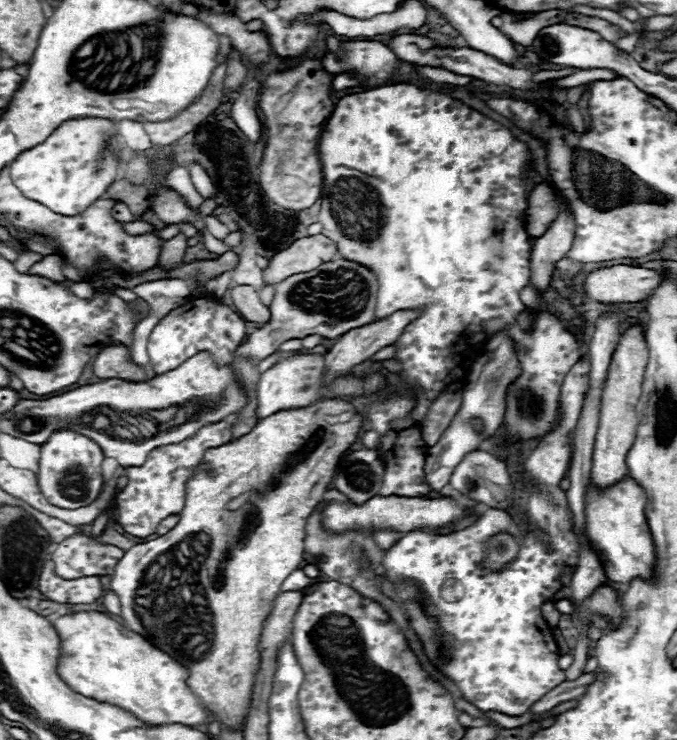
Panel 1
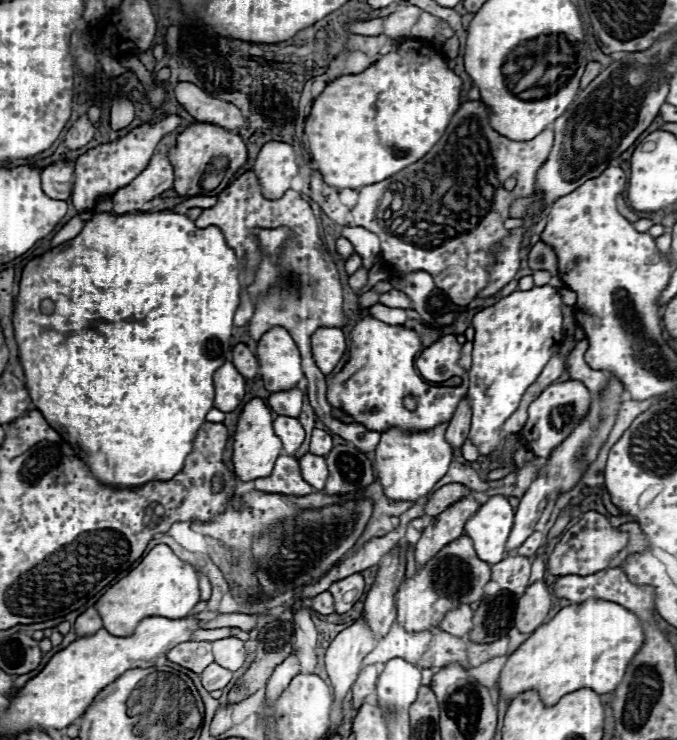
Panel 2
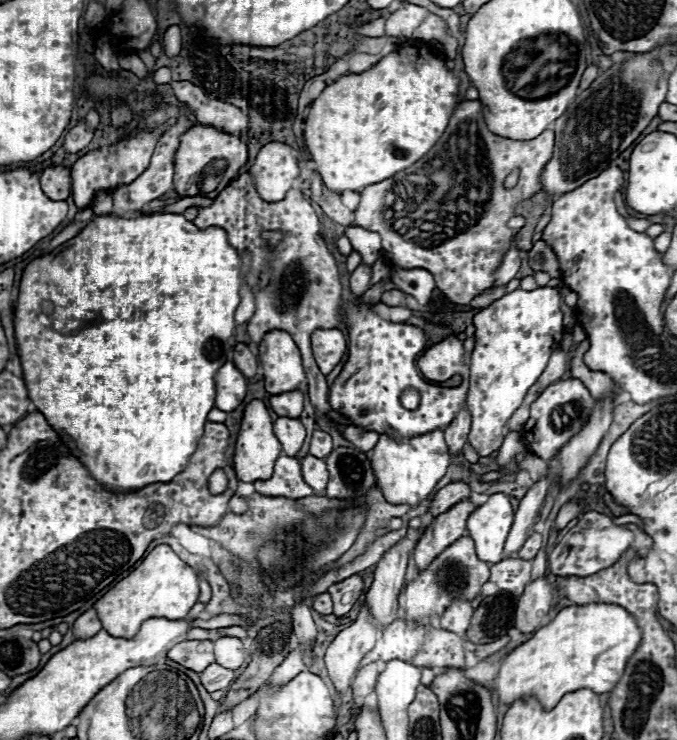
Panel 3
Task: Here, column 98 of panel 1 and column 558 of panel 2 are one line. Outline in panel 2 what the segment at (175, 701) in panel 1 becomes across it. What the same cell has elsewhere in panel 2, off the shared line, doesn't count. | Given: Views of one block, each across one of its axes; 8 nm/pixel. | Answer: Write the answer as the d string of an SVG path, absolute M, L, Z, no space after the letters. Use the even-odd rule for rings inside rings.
M588 600L584 604L564 606L548 624L542 624L538 630L534 630L532 636L506 658L506 664L502 666L500 678L496 682L500 698L512 702L518 694L534 690L538 692L544 706L554 706L564 694L580 688L590 688L596 694L608 694L622 682L626 666L630 664L630 658L634 658L634 654L640 650L642 642L644 632L638 618L620 604Z

